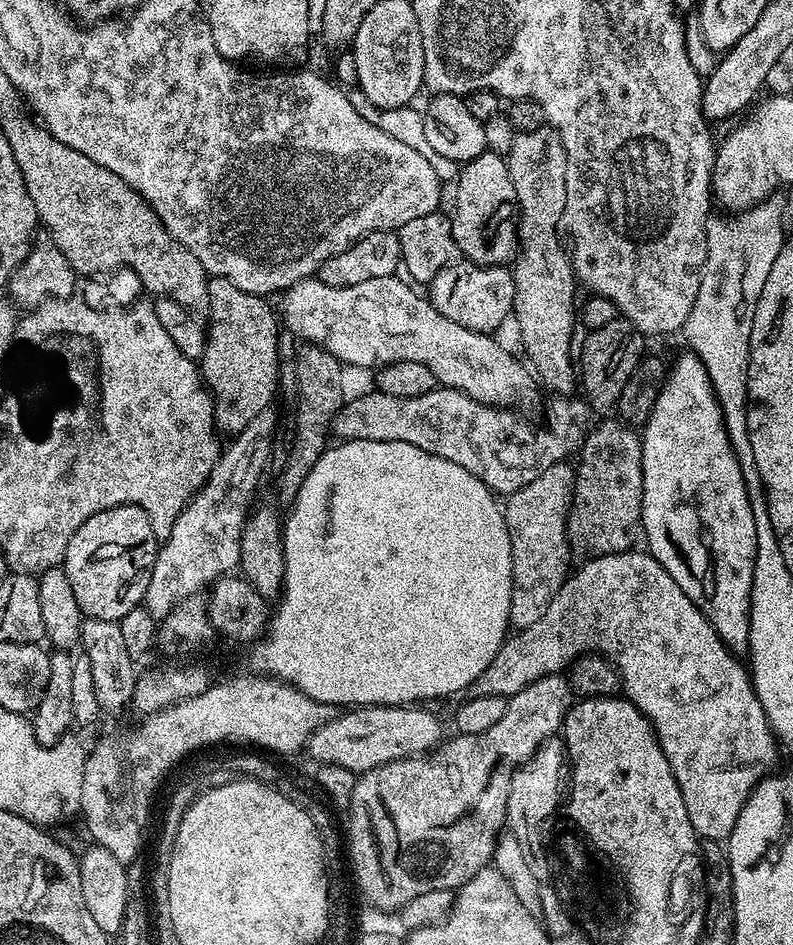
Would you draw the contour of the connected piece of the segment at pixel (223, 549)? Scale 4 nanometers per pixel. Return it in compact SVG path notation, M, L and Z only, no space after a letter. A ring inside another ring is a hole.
M269 406L250 418L246 430L235 433L231 437L232 445L225 447L220 454L220 461L214 466L210 478L200 487L200 491L189 500L188 504L178 514L178 518L172 523L170 534L159 545L154 570L150 574L150 586L146 586L143 607L148 609L151 616L163 618L184 600L193 599L202 588L207 589L212 581L219 576L231 573L240 563L240 539L244 524L248 520L248 514L254 507L252 499L260 488L260 479L264 476L268 464L272 460L272 446L276 432L275 407Z

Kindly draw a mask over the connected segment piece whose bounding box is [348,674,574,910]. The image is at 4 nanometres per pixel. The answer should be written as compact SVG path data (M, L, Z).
M557 674L554 676L543 676L542 678L538 678L534 682L530 682L523 688L522 690L518 690L518 694L514 694L513 696L508 697L508 705L506 706L506 718L501 718L498 723L494 726L490 726L490 730L486 730L482 734L456 734L453 735L453 740L449 742L448 748L452 751L452 772L448 769L448 764L444 760L439 760L438 757L432 756L436 754L421 754L418 756L407 756L406 758L402 758L401 760L387 760L385 764L382 766L378 766L374 770L370 770L369 772L361 772L359 775L355 777L356 785L352 788L352 797L348 800L348 852L352 855L352 868L350 864L350 872L356 875L356 884L358 887L364 891L364 896L369 900L370 903L373 904L373 909L376 910L399 910L407 906L411 900L414 898L418 898L418 894L430 894L430 890L446 890L447 888L451 888L453 890L458 890L465 884L466 882L470 882L470 878L474 878L474 874L478 874L478 870L482 870L483 868L489 867L492 864L492 855L494 854L494 850L496 849L496 841L500 839L500 833L505 831L506 821L508 815L506 814L506 806L508 805L508 795L510 794L510 782L512 781L512 775L514 775L519 768L532 757L534 753L536 753L542 745L547 742L547 740L553 739L563 729L564 719L566 718L566 714L568 711L572 709L572 705L574 703L574 693L572 691L572 681L569 679L567 675Z

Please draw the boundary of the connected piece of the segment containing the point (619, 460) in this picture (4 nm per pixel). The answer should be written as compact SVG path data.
M612 418L601 419L601 424L585 435L578 449L580 464L575 465L576 481L568 515L568 547L580 558L629 551L642 528L641 433L619 418L608 419Z

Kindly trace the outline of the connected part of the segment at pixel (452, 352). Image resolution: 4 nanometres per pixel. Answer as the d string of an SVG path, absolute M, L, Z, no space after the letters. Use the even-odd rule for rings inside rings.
M393 274L386 278L370 278L370 282L358 282L358 286L326 286L318 278L300 280L284 289L278 312L282 324L293 337L309 344L317 344L322 350L334 354L341 365L353 364L356 368L372 368L379 370L385 364L394 362L418 362L434 374L437 385L453 388L483 404L495 404L502 408L512 408L524 404L532 396L534 376L526 367L523 359L515 360L495 339L495 335L487 332L475 332L466 326L458 326L458 322L450 322L446 314L438 314L438 310L427 295L415 292L407 279Z

